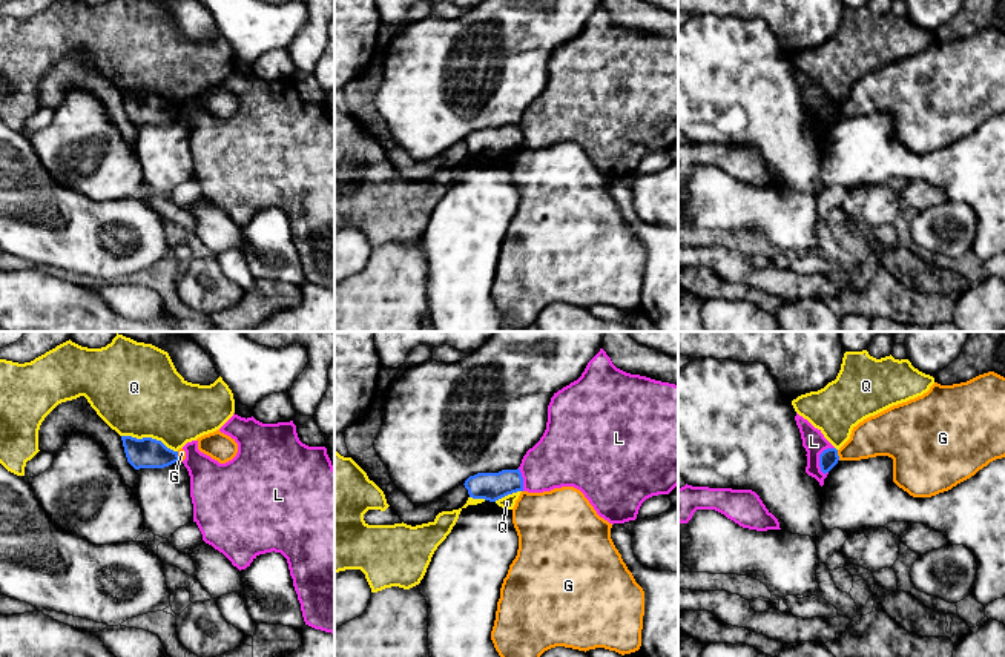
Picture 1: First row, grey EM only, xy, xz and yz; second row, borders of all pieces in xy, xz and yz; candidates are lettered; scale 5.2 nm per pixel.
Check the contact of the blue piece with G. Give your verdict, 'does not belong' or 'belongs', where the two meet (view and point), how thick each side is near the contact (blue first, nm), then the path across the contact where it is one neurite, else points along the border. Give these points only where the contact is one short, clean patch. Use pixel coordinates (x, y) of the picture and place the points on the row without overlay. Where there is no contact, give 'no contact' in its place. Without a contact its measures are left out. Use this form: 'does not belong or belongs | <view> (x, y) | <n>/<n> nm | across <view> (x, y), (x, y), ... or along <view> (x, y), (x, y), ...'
does not belong | yz (836, 111) | 100/220 nm | along yz (836, 106), (840, 115)

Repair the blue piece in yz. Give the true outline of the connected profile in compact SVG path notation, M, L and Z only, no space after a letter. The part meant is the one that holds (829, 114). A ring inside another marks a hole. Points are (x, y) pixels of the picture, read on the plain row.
M827 104L819 111L819 123L821 127L825 130L829 129L839 117L836 104Z

